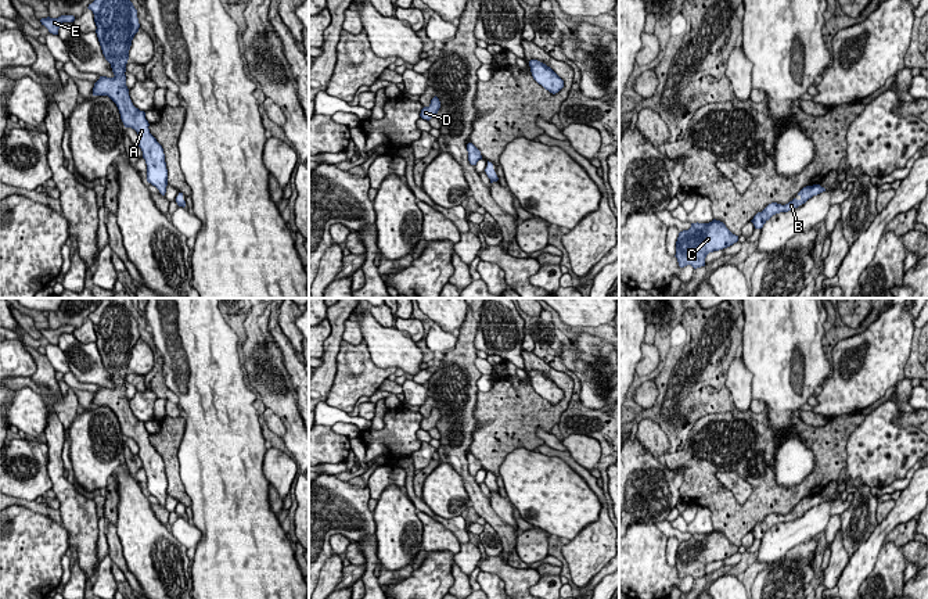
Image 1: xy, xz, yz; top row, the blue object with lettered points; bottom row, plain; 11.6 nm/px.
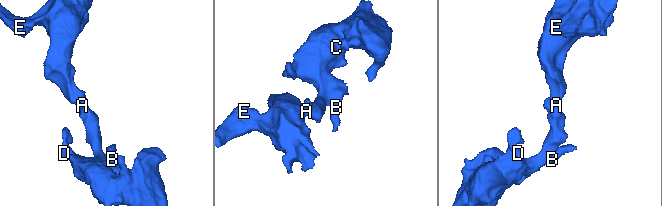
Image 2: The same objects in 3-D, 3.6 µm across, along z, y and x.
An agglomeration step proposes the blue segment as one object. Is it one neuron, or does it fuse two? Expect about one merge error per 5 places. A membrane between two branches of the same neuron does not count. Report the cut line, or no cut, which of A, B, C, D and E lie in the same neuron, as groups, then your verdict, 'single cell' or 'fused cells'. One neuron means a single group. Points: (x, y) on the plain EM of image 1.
no cut | A B C D E | single cell

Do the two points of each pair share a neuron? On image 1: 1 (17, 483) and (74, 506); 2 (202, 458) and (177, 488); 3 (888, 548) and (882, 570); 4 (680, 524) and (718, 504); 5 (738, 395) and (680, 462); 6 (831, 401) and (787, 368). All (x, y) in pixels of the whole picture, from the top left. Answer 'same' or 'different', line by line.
1: different
2: different
3: same
4: different
5: different
6: different

